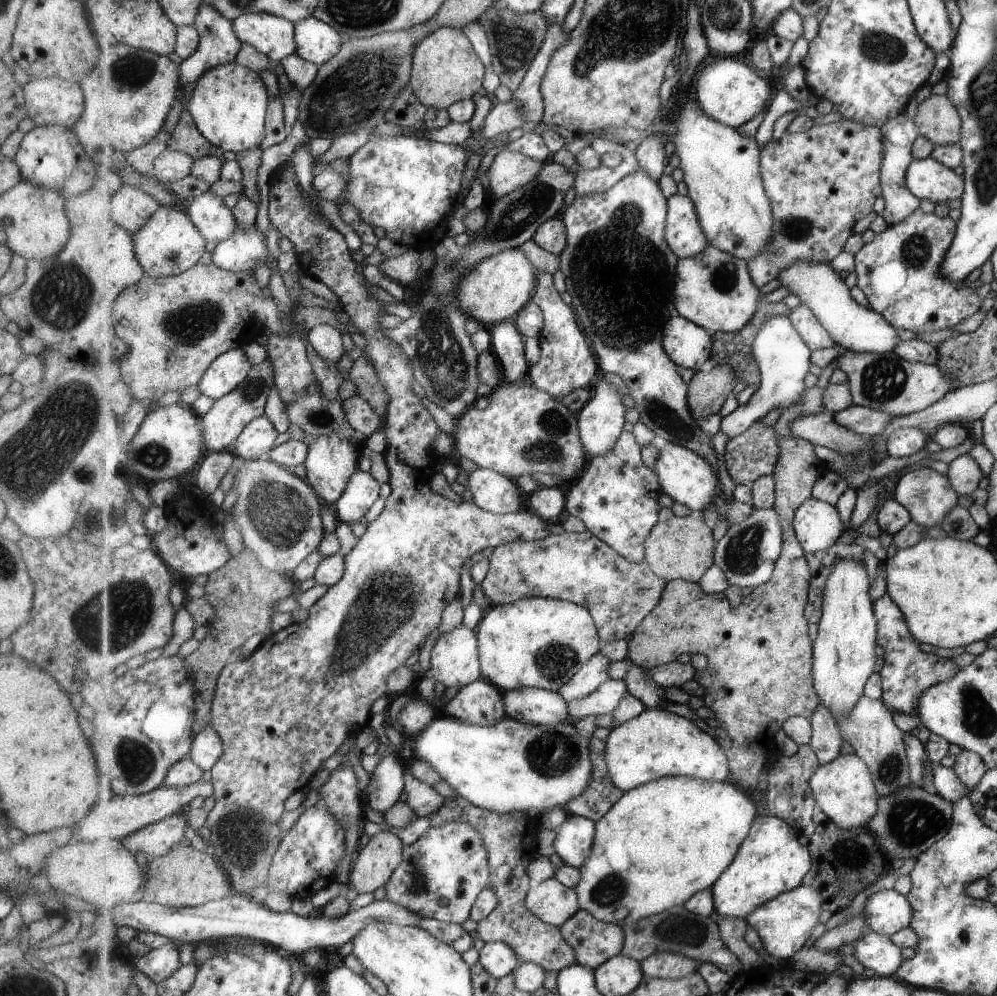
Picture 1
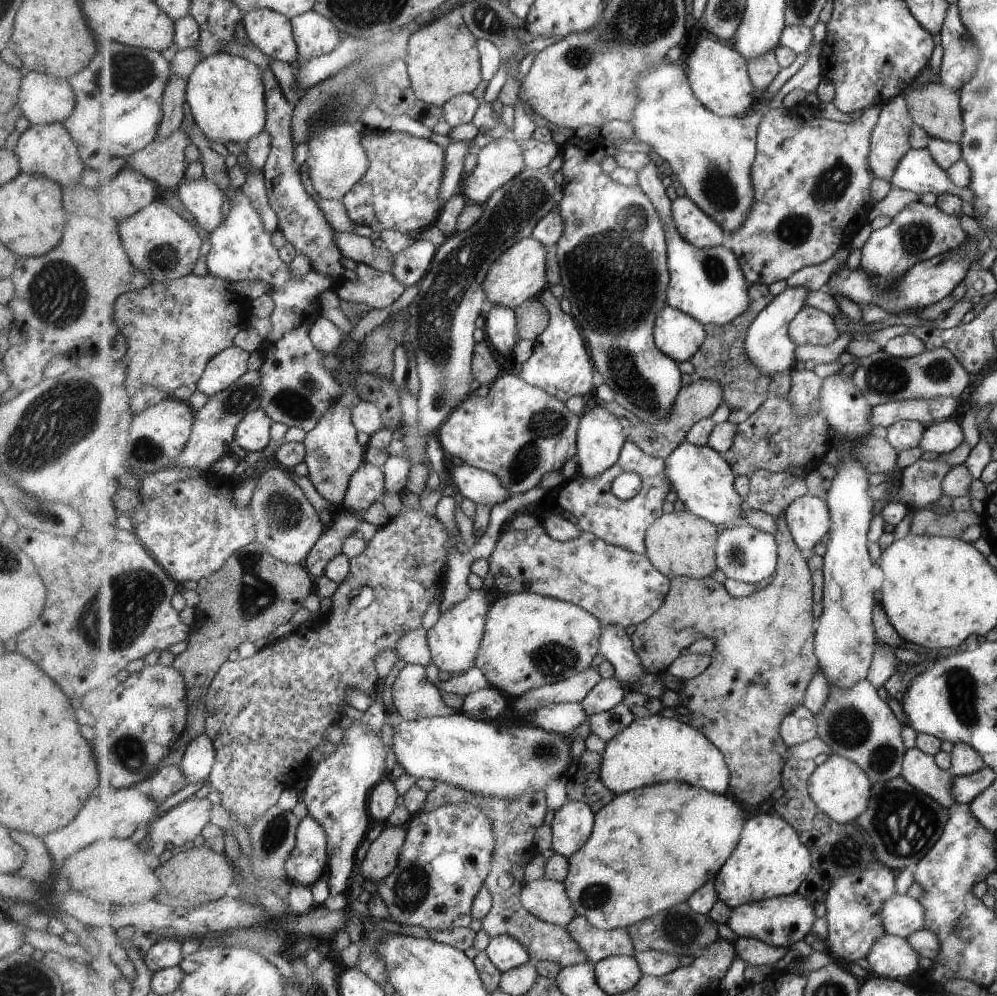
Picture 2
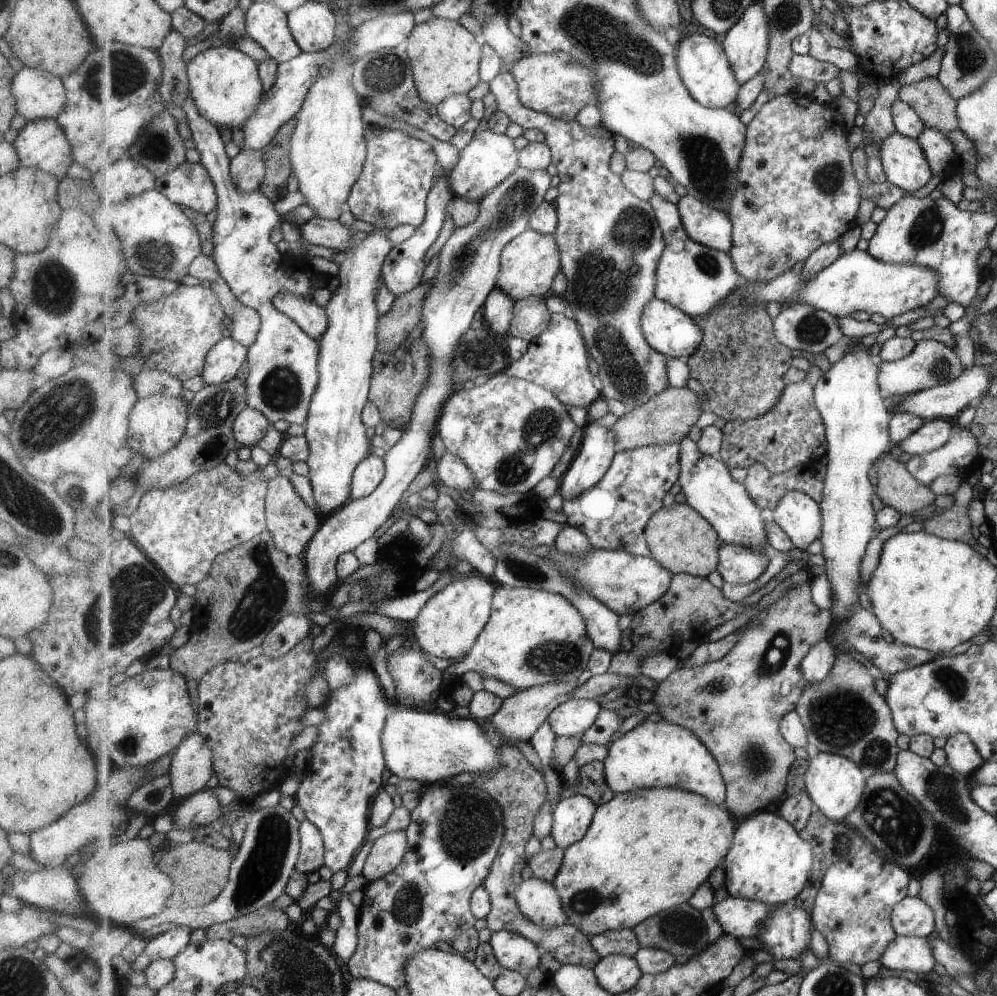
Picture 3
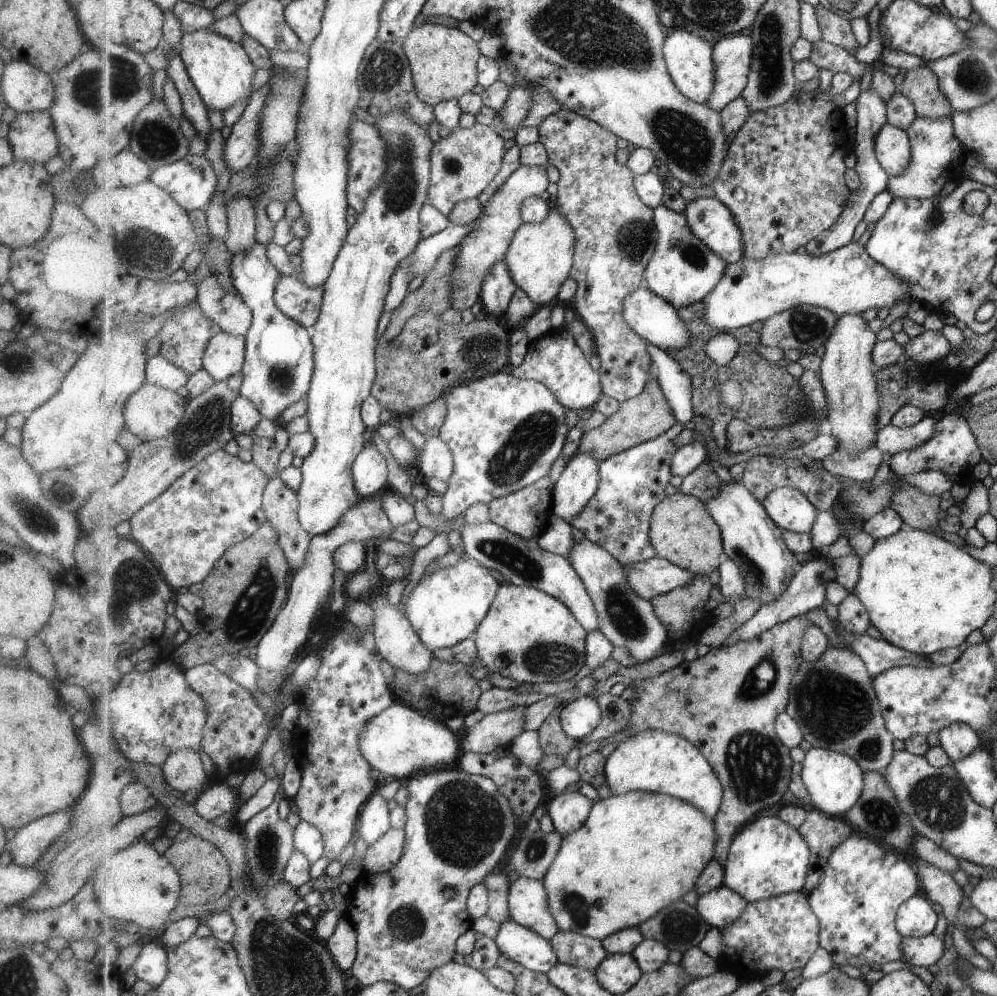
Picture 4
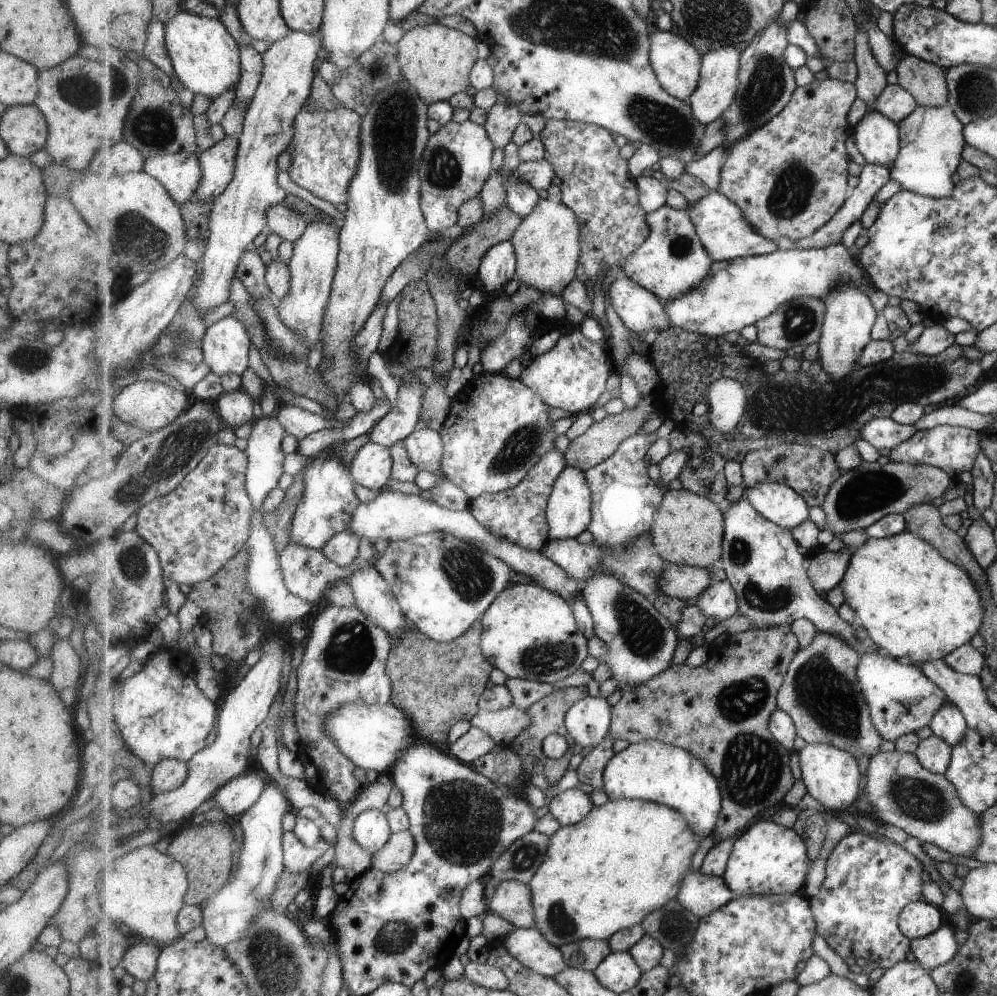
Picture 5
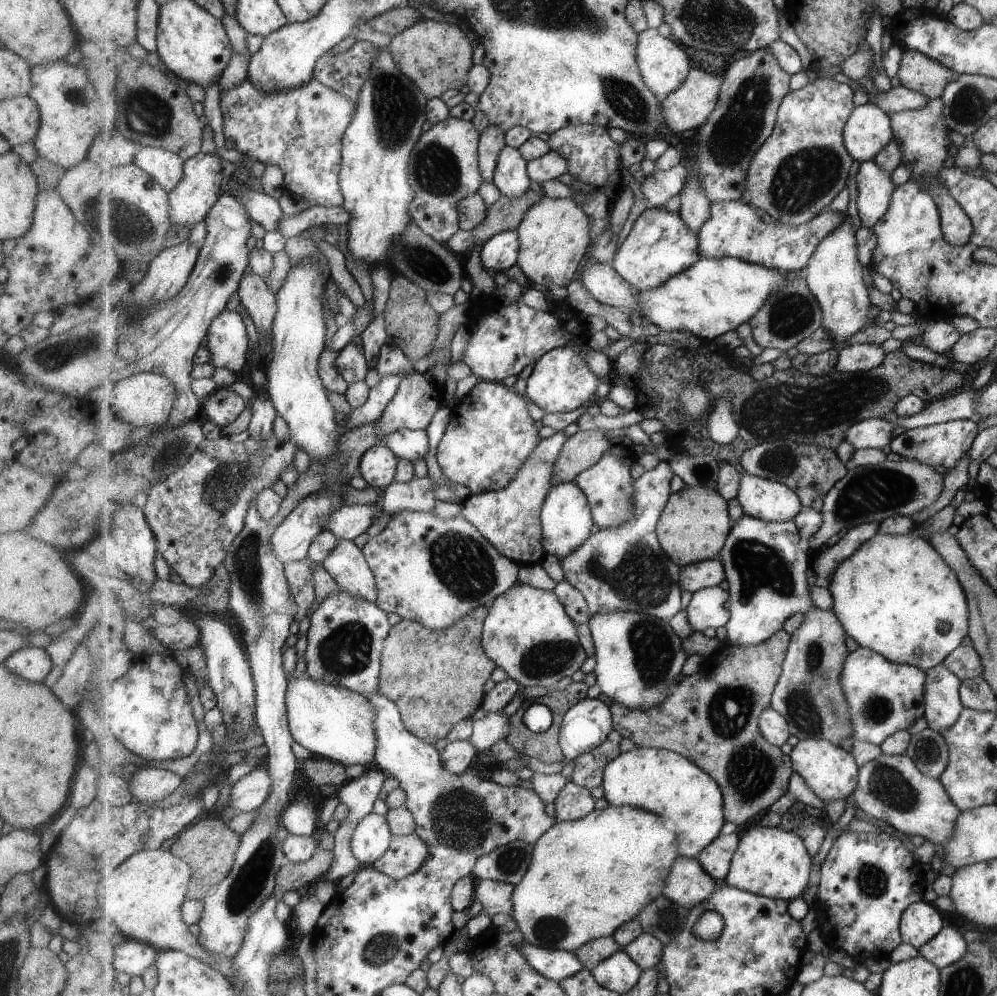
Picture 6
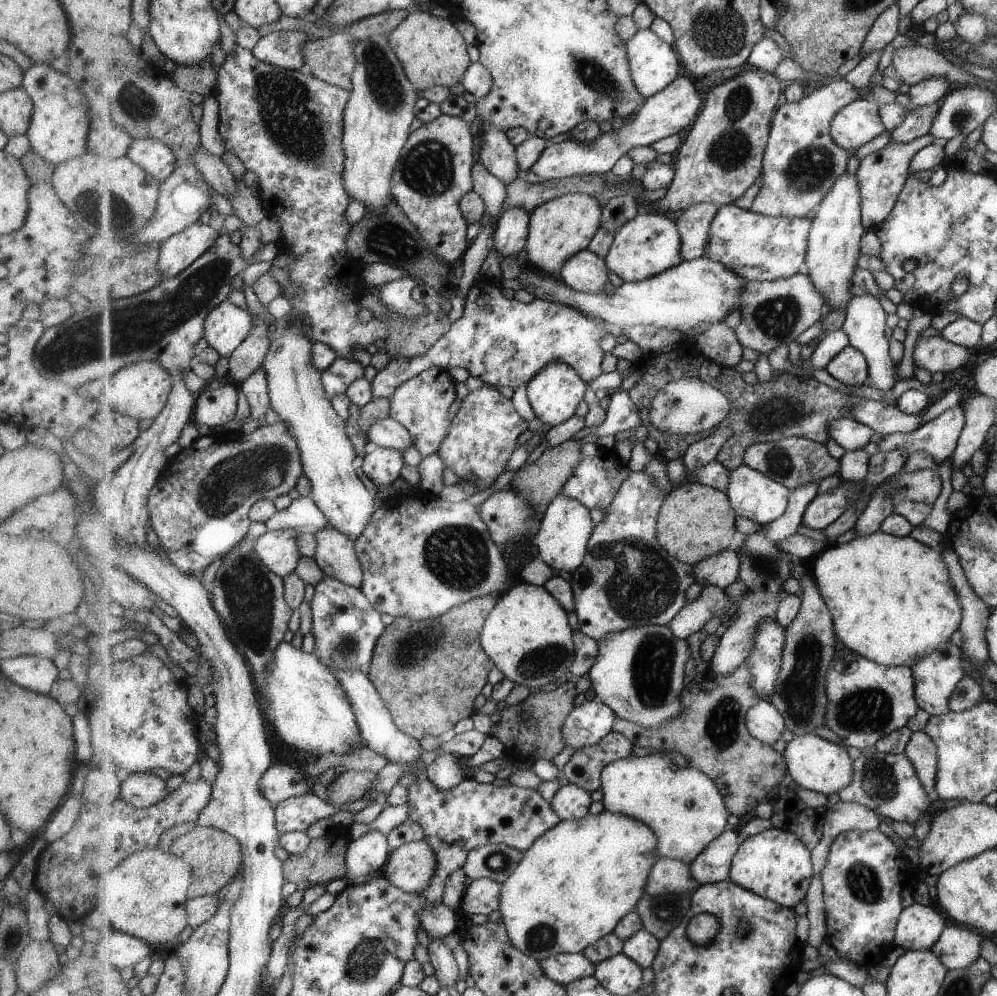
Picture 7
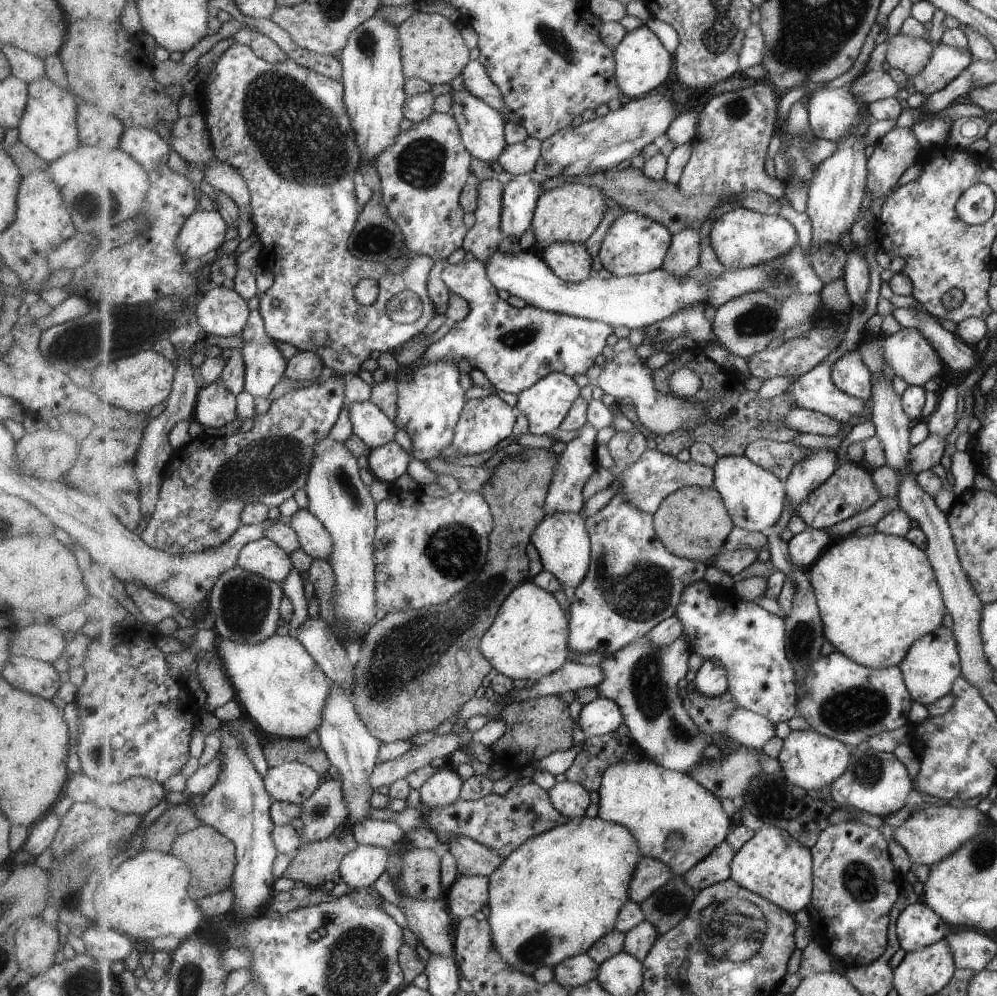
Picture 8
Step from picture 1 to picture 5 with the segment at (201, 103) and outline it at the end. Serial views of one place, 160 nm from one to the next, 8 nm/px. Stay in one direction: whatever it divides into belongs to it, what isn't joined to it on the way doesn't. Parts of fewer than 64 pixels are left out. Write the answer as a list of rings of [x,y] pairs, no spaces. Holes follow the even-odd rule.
[[[180,10],[166,26],[167,48],[182,85],[211,100],[236,90],[242,79],[240,44],[219,18],[202,17]]]

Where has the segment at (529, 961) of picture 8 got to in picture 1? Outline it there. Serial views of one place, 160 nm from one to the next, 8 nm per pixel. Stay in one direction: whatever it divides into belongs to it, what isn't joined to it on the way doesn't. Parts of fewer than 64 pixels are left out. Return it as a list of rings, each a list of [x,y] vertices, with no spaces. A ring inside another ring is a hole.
[[[671,776],[637,786],[631,791],[625,791],[621,800],[619,800],[601,820],[596,822],[596,838],[593,842],[591,856],[589,856],[587,862],[579,868],[581,872],[581,882],[579,882],[576,892],[579,897],[581,909],[587,910],[601,922],[620,924],[620,926],[624,928],[627,925],[637,925],[642,919],[663,913],[673,906],[685,905],[697,892],[705,890],[705,888],[712,888],[721,877],[721,874],[724,874],[729,869],[729,866],[736,858],[737,852],[741,849],[741,844],[745,842],[745,838],[749,837],[749,832],[752,830],[752,825],[756,817],[757,808],[755,808],[755,802],[749,798],[745,790],[741,790],[739,786],[729,780],[727,782],[717,782],[713,784],[712,782],[705,782],[705,780],[687,776]],[[618,908],[626,908],[629,912],[622,921],[618,921],[617,918],[615,918],[615,910]]]

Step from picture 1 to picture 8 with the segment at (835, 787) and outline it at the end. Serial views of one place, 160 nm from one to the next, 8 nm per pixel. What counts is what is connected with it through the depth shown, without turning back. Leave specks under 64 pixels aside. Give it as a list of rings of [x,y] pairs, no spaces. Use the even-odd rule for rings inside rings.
[[[812,728],[808,731],[791,731],[784,740],[783,749],[777,759],[793,788],[818,791],[823,786],[831,788],[832,784],[846,773],[852,763],[854,750],[851,745]]]

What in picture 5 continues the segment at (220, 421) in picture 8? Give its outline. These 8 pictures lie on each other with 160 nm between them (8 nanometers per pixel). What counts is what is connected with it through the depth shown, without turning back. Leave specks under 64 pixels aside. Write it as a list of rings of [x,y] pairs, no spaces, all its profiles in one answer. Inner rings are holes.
[[[243,388],[231,392],[223,392],[217,398],[216,408],[219,414],[224,418],[226,426],[234,429],[243,426],[243,424],[251,425],[255,420],[255,400]]]

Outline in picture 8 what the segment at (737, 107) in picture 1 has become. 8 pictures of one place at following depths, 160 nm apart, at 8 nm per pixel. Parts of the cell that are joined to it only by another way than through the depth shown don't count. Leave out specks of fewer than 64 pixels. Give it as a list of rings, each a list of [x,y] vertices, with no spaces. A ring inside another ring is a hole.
[[[645,24],[629,31],[616,46],[616,77],[620,82],[621,90],[633,99],[651,93],[653,88],[661,86],[671,76],[674,55],[675,53],[669,52],[659,40],[659,36]]]

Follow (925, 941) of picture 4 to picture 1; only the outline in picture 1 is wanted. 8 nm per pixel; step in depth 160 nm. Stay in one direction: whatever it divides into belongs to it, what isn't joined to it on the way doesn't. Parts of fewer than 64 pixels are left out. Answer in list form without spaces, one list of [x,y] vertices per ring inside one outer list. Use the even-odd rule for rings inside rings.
[[[872,931],[870,934],[863,935],[854,944],[854,958],[867,969],[875,971],[876,976],[896,977],[897,970],[905,962],[901,948],[895,944],[889,936],[878,934]]]

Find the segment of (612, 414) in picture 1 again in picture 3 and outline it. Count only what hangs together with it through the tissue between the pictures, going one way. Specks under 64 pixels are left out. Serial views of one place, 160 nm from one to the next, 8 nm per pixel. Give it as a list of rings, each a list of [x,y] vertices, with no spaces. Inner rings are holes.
[[[588,420],[583,429],[582,441],[579,445],[579,451],[573,464],[569,466],[567,472],[559,481],[558,492],[563,496],[564,500],[569,498],[577,498],[585,493],[585,490],[590,490],[593,486],[597,486],[605,477],[613,463],[613,458],[618,454],[617,450],[617,434],[611,428],[605,428],[601,424],[593,420]]]

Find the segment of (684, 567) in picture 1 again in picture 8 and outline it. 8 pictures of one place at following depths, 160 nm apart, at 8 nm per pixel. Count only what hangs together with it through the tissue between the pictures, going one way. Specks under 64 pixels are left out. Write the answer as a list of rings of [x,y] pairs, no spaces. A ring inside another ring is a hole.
[[[683,487],[665,498],[655,514],[658,537],[674,555],[707,562],[722,552],[729,534],[736,527],[722,494],[713,487]]]

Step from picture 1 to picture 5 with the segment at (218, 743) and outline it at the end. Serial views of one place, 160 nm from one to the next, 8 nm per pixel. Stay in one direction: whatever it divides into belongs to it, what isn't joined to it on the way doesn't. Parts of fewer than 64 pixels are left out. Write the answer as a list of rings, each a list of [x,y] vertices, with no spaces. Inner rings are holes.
[[[165,759],[158,762],[152,771],[151,788],[155,794],[178,789],[190,773],[188,761]]]

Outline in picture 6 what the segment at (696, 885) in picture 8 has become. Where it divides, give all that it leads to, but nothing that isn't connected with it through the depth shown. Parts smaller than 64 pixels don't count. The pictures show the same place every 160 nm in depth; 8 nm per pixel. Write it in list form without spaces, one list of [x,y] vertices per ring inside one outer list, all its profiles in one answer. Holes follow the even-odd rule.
[[[735,833],[718,836],[698,856],[704,869],[719,882],[725,882],[740,839]]]

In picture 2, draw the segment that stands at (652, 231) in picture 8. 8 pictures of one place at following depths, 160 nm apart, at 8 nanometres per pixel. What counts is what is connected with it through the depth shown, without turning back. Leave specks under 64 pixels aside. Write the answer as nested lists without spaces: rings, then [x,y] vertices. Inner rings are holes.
[[[649,162],[641,168],[639,185],[652,199],[661,220],[665,223],[665,234],[668,242],[669,288],[667,288],[667,305],[677,308],[705,324],[729,324],[745,313],[751,306],[749,296],[750,284],[747,282],[740,259],[726,243],[713,248],[696,248],[689,244],[677,230],[673,218],[673,200],[668,195],[670,188],[663,184],[660,168],[655,162]]]

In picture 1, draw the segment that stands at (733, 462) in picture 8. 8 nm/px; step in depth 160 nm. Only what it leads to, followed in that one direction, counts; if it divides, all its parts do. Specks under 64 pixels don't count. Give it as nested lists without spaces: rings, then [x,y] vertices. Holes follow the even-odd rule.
[[[817,498],[805,500],[797,510],[794,528],[806,554],[831,548],[846,531],[836,506]]]

